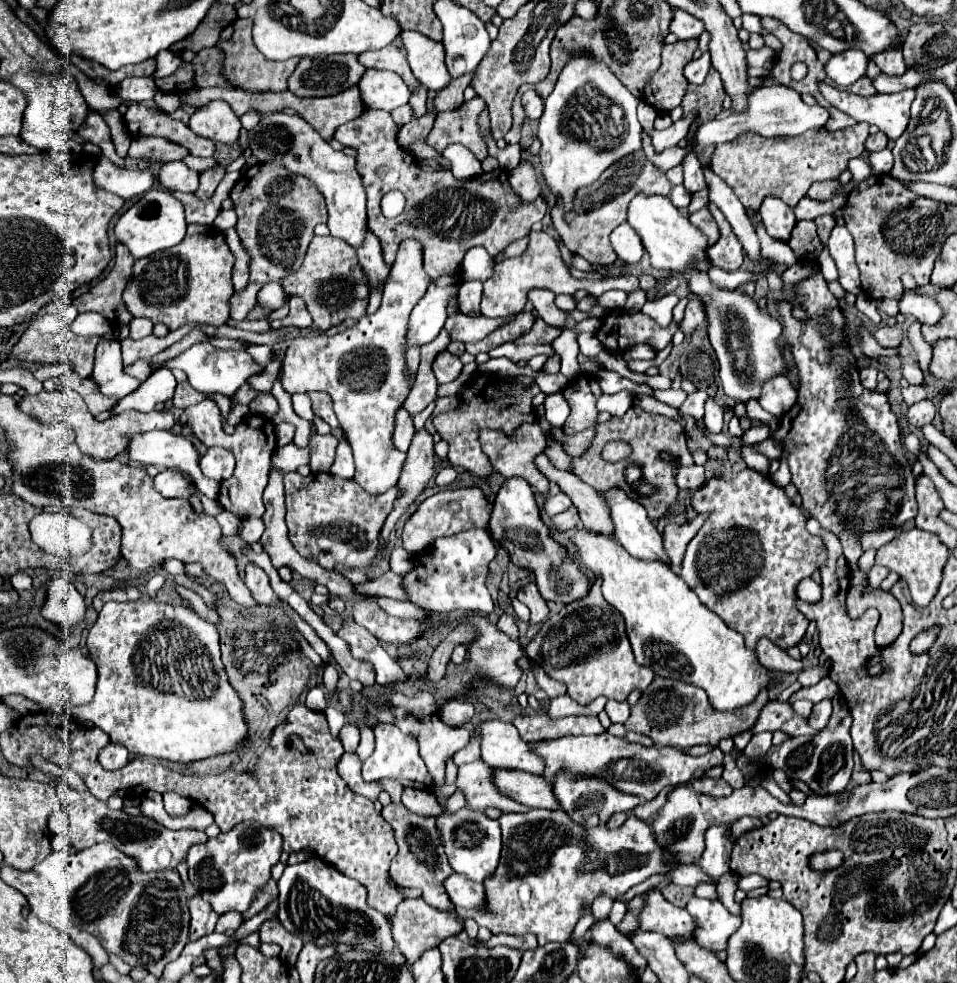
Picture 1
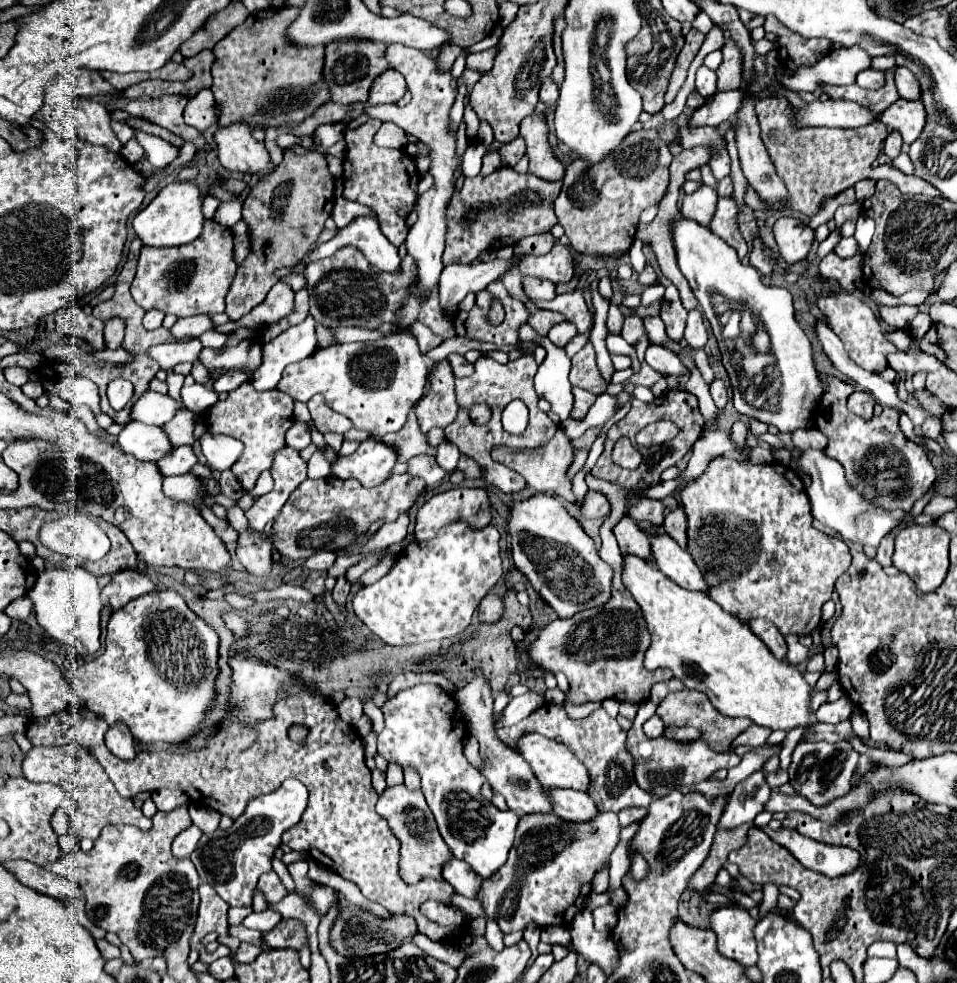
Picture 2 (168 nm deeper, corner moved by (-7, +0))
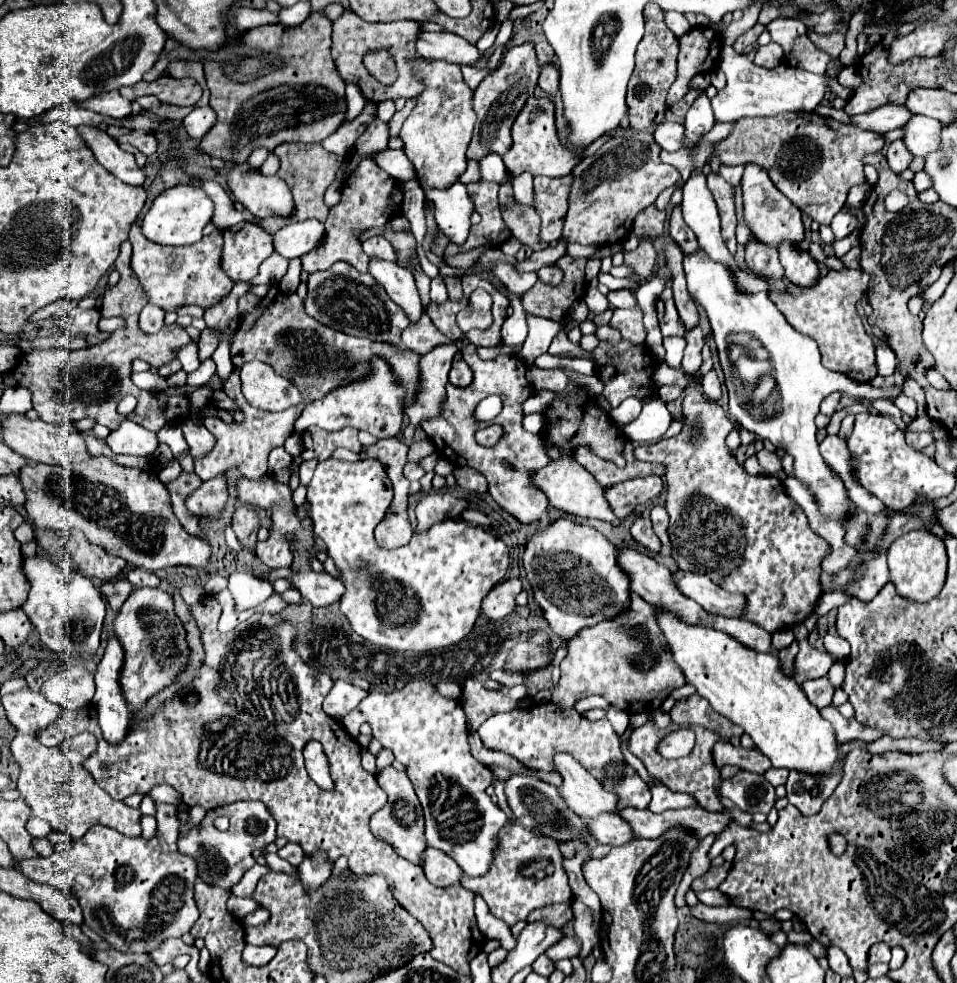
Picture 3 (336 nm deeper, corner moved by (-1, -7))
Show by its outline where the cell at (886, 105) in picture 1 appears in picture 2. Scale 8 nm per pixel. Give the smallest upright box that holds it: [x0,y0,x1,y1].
[881,98,927,144]

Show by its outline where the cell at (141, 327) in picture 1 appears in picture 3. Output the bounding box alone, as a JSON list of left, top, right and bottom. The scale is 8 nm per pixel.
[139,305,165,333]

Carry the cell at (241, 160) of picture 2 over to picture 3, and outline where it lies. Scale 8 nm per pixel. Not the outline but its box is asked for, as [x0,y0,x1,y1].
[227,163,293,217]

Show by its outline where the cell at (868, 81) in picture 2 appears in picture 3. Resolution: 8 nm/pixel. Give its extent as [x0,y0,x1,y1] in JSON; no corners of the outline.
[839,67,861,91]

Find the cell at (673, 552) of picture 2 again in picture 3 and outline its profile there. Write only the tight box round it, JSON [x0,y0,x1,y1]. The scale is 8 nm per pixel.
[673,571,745,617]

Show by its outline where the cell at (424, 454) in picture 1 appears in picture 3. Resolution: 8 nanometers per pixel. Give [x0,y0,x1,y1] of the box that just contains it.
[405,343,457,425]

